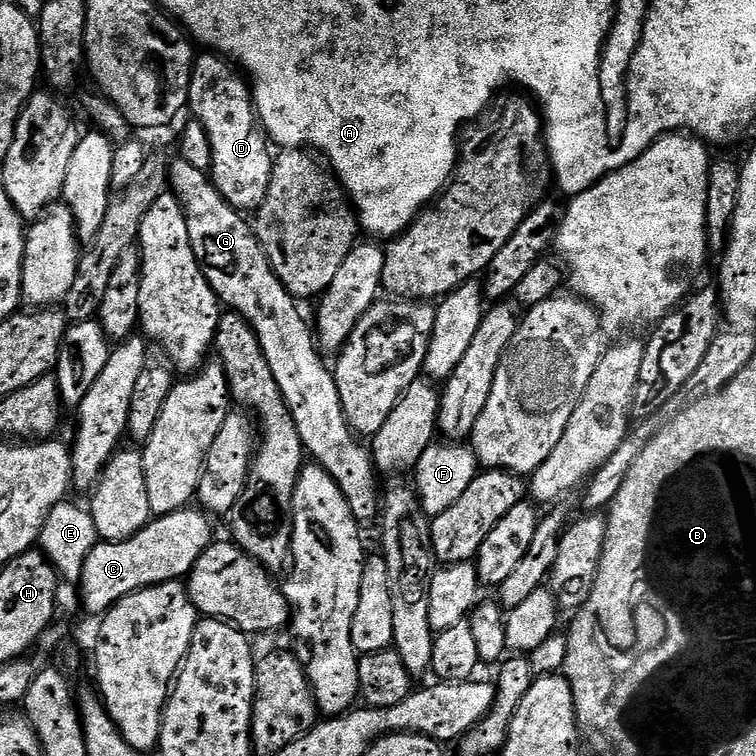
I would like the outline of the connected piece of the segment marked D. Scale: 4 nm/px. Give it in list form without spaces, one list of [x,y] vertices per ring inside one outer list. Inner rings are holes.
[[[211,50],[201,53],[192,65],[186,108],[189,113],[192,111],[191,115],[199,124],[204,125],[210,138],[212,183],[230,206],[248,214],[259,210],[266,199],[266,190],[270,190],[274,148],[252,103],[252,90],[245,73],[231,60]]]

